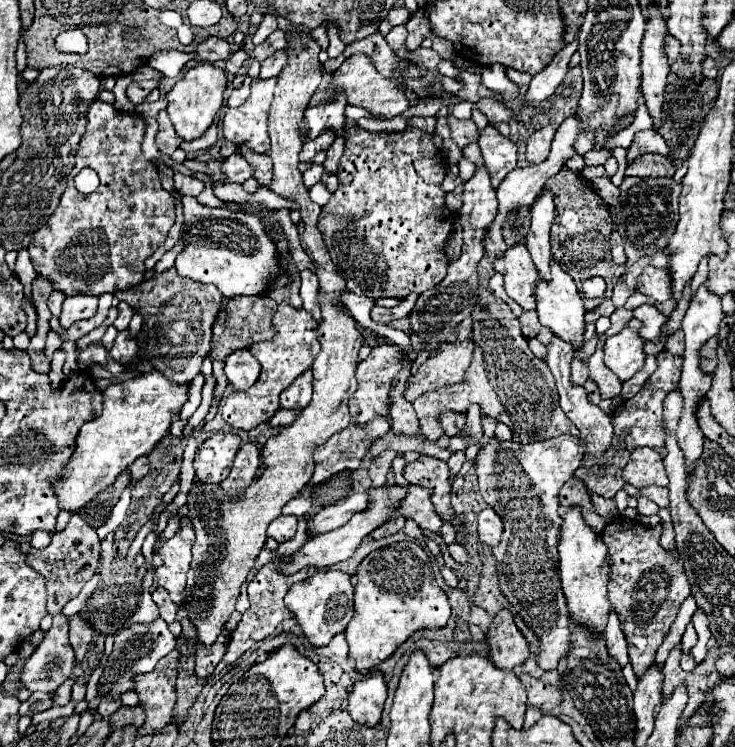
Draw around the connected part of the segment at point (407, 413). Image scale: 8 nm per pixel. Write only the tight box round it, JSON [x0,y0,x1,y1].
[390,368,420,434]

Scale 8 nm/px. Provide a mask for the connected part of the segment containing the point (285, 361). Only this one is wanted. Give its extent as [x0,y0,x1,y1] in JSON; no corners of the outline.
[222,302,320,432]

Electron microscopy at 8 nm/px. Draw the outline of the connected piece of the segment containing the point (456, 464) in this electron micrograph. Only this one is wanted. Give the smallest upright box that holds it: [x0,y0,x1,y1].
[448,452,466,478]

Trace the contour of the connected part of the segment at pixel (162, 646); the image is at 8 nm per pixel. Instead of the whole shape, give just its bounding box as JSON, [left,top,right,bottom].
[98,618,176,700]

